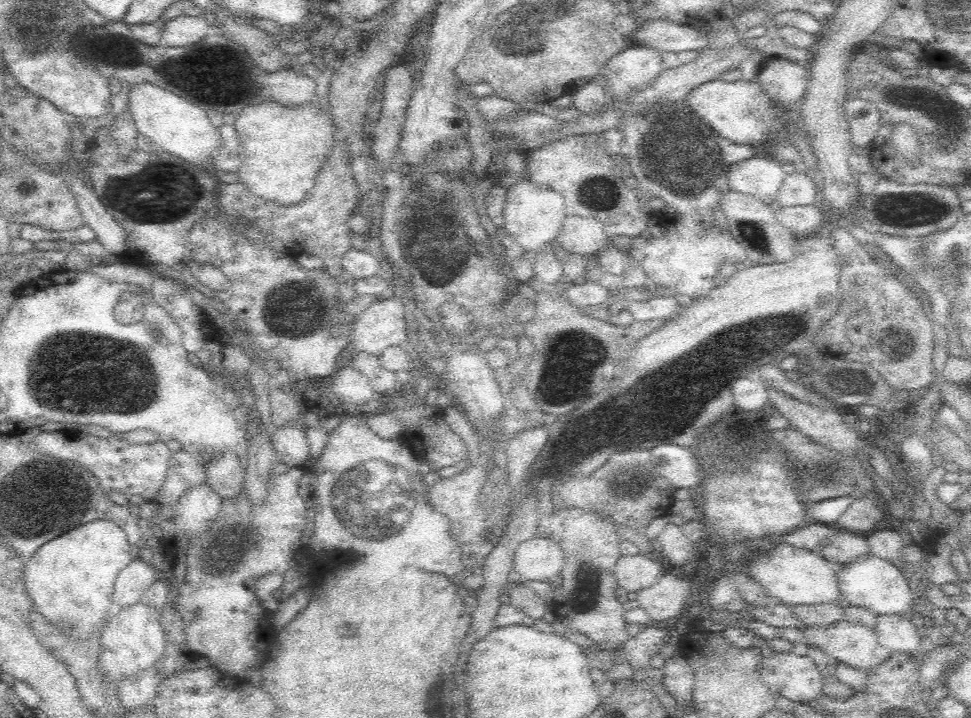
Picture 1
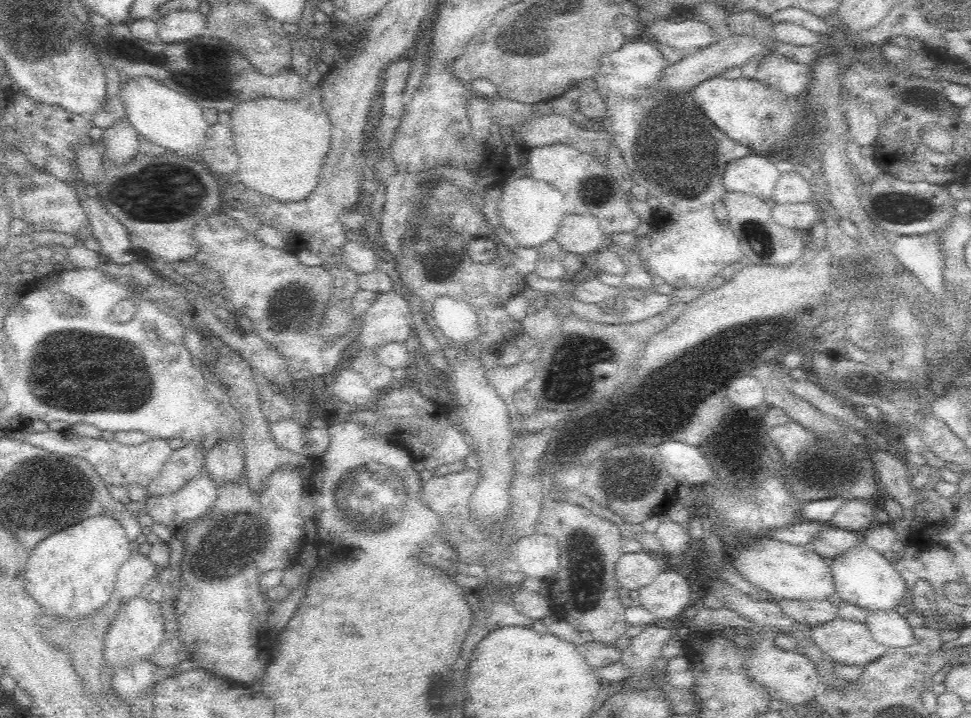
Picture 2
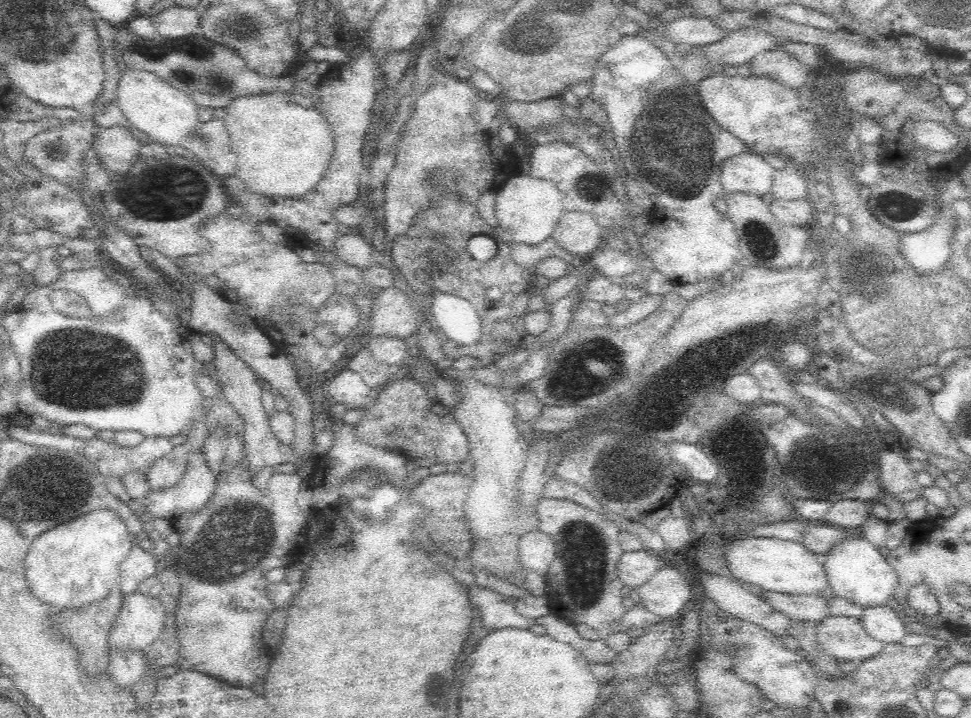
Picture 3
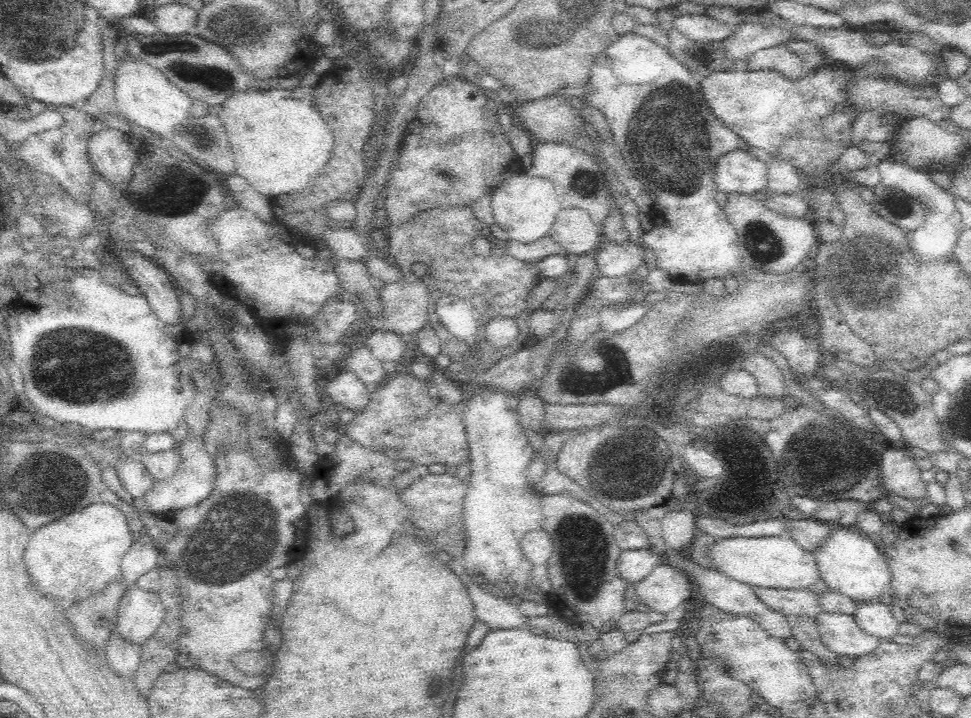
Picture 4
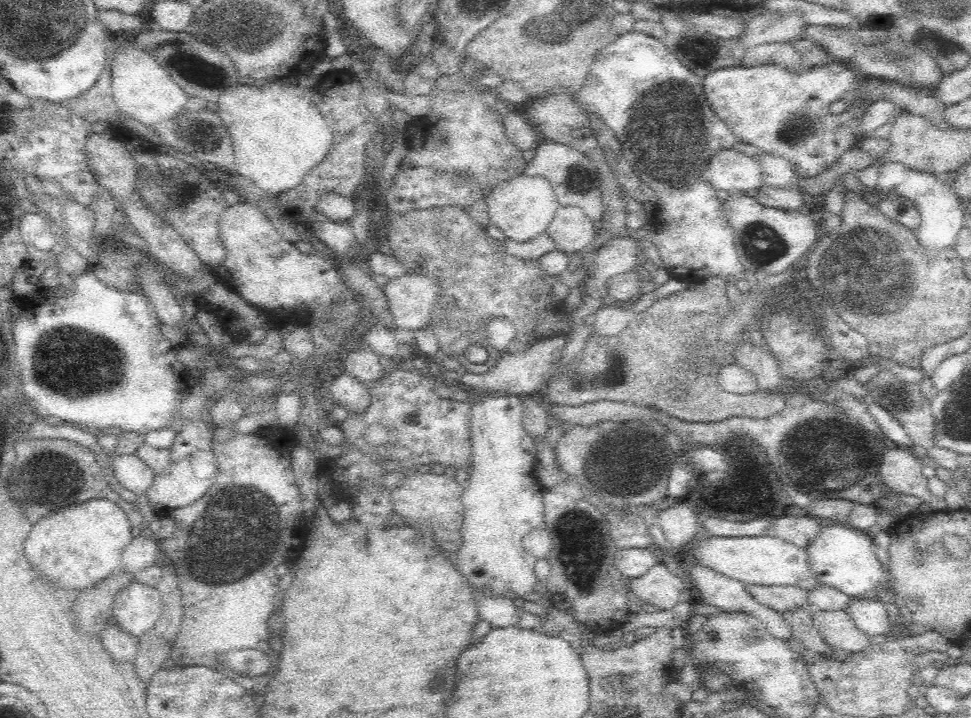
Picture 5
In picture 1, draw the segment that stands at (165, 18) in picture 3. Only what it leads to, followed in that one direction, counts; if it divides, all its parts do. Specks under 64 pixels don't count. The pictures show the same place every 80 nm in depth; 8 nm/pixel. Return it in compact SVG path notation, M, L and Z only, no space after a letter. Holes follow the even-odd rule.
M178 16L166 22L159 45L172 48L196 44L208 34L208 28L209 23L204 16Z

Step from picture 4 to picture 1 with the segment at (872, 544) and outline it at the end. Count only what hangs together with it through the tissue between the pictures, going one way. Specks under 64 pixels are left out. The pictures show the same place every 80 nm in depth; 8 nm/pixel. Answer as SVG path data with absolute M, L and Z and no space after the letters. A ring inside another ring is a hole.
M872 553L858 557L842 565L838 572L839 589L845 604L874 610L876 614L906 614L911 613L912 604L916 599L909 587L908 580L899 568L899 564L882 560Z

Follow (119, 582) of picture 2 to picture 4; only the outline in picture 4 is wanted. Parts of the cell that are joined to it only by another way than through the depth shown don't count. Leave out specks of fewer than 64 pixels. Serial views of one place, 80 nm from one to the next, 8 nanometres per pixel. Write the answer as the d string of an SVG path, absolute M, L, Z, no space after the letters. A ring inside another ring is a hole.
M133 541L132 546L122 557L121 570L126 589L134 586L143 574L159 568L157 565L157 554L160 550L153 544L145 544L142 541Z

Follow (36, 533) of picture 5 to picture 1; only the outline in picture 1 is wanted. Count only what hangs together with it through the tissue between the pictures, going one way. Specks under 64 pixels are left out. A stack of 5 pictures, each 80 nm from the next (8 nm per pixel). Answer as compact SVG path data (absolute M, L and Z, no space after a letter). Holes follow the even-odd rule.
M94 520L82 524L42 548L38 548L24 570L26 592L34 602L34 610L40 612L50 624L70 628L74 640L88 638L102 622L116 616L128 606L112 602L116 577L135 557L124 530L114 521Z

